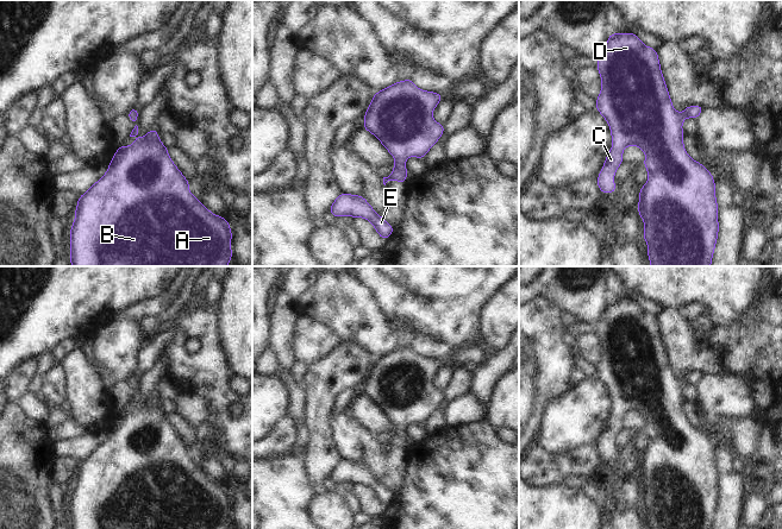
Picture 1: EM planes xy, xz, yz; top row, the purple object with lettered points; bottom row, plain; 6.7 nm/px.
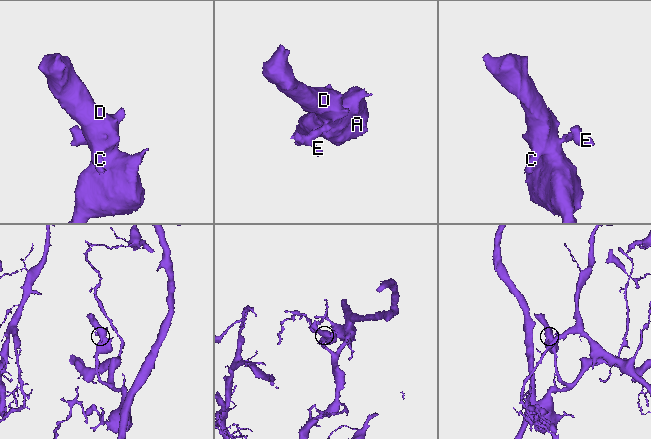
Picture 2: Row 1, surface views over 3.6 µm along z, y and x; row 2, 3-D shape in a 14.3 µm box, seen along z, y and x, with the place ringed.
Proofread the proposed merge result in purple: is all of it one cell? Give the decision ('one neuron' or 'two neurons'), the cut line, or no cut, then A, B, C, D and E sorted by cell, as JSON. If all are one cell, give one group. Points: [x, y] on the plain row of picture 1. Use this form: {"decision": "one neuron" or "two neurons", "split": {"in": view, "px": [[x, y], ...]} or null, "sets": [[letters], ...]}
{"decision": "one neuron", "split": null, "sets": [["A", "B", "C", "D", "E"]]}

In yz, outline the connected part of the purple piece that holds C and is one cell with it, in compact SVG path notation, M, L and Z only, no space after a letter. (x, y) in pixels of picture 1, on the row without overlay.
M632 298L611 300L602 320L599 322L599 340L602 345L601 360L596 364L596 377L606 385L611 393L613 411L598 442L598 453L602 459L614 459L613 449L618 433L624 429L623 416L634 411L645 420L644 433L649 439L648 448L639 458L639 484L644 485L644 506L649 511L650 529L711 529L718 505L718 470L715 466L715 448L709 436L701 429L693 427L683 413L682 389L686 384L697 384L702 372L688 372L677 379L668 359L661 338L657 317L645 313Z

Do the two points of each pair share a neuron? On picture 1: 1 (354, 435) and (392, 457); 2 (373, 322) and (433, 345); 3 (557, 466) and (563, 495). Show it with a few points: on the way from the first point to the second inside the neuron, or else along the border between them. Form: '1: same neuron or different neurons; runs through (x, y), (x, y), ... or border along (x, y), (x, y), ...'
1: same neuron; runs through (363, 445), (375, 457), (382, 457)
2: different neurons; border along (415, 333), (410, 344)
3: different neurons; border along (564, 484), (532, 485)

